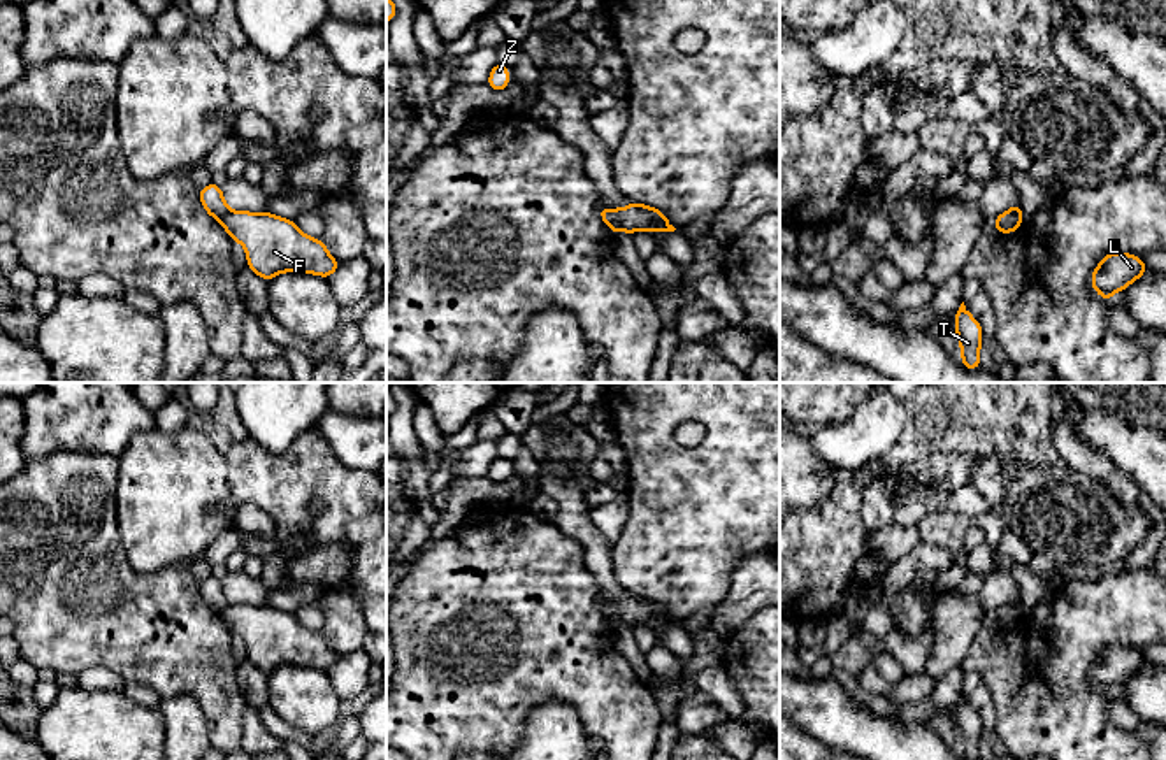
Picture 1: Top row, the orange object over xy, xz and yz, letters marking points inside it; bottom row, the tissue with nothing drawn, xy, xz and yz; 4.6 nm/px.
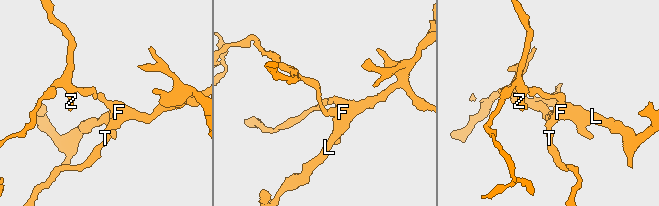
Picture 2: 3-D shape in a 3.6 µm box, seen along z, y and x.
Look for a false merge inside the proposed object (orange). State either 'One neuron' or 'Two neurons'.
Two neurons

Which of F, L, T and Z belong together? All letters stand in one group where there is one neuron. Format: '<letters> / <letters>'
F L T / Z

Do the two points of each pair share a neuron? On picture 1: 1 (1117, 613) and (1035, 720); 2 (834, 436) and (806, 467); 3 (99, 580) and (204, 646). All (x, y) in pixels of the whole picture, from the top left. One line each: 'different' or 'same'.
1: same
2: different
3: same

